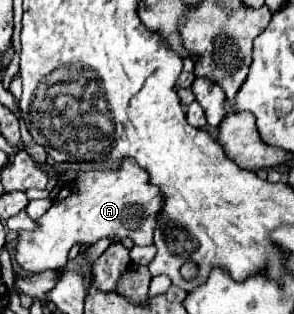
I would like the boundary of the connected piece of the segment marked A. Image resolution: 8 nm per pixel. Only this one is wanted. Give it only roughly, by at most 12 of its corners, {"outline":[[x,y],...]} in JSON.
{"outline":[[132,159],[78,173],[20,231],[16,263],[62,269],[108,235],[152,245],[158,187]]}

